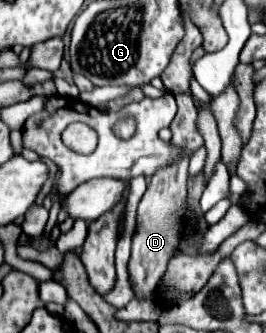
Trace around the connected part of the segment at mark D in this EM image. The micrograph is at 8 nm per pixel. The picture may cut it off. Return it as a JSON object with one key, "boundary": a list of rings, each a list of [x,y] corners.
{"boundary":[[[184,156],[171,165],[159,169],[152,176],[148,190],[140,200],[138,224],[132,238],[132,256],[128,262],[128,274],[130,274],[128,280],[132,286],[134,298],[140,298],[140,300],[154,298],[156,286],[166,272],[168,260],[176,254],[178,230],[180,230],[184,208],[187,207],[189,158],[189,156]]]}

